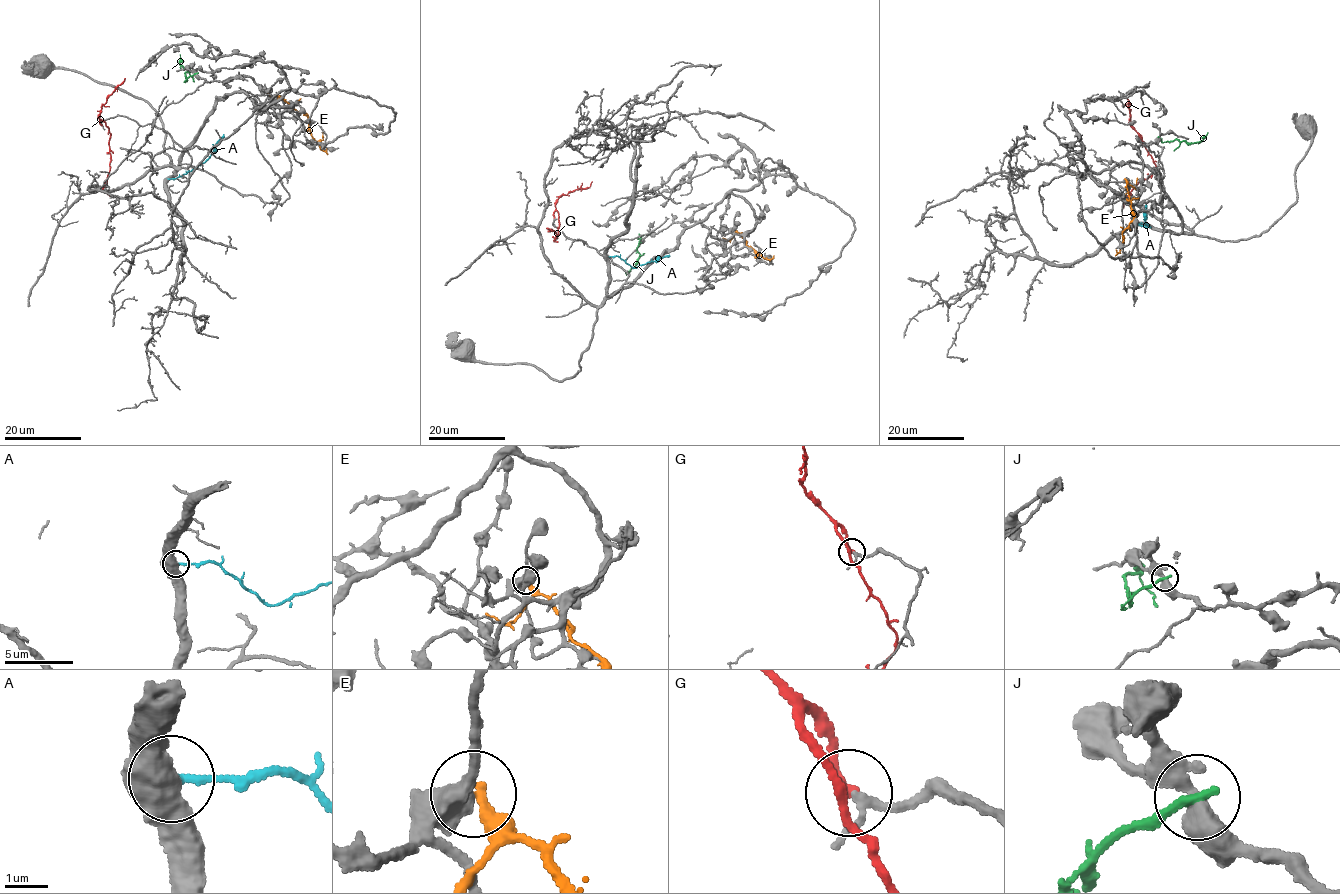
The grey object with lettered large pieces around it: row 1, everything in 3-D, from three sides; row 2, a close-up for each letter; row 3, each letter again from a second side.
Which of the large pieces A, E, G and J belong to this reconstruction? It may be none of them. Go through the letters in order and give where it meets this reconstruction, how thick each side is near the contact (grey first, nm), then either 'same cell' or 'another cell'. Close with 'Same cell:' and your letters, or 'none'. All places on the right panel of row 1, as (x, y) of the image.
A: meets grey at (1141, 223); 600 nm thick on the grey side, 200 nm on the other; another cell
E: meets grey at (1125, 179); 550 nm thick on the grey side, 320 nm on the other; another cell
G: meets grey at (1143, 142); 180 nm thick on the grey side, 220 nm on the other; same cell
J: meets grey at (1158, 137); 480 nm thick on the grey side, 220 nm on the other; another cell
Same cell: G

